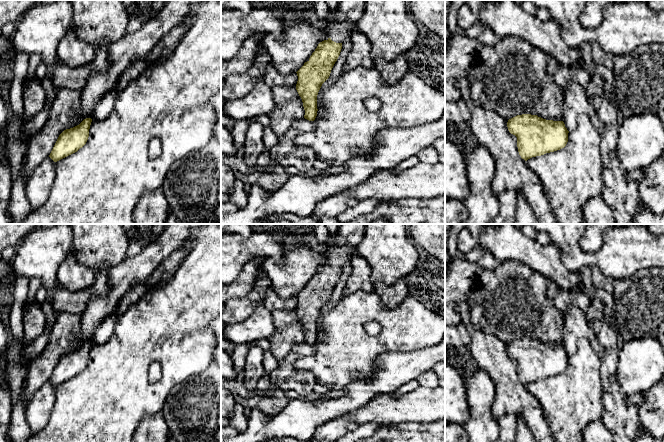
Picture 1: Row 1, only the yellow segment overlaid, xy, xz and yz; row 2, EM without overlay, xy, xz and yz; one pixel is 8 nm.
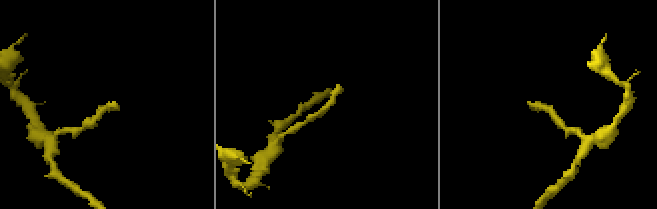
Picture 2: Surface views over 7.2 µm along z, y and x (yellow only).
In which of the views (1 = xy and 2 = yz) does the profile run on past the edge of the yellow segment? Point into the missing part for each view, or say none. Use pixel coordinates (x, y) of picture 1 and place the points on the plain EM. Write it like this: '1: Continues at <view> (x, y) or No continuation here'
1: No continuation here
2: No continuation here

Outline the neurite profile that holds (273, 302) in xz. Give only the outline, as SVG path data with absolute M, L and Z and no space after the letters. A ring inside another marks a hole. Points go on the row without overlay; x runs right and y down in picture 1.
M272 290L269 291L265 299L263 300L264 306L271 311L294 311L297 308L298 300L296 296L284 299L278 296Z

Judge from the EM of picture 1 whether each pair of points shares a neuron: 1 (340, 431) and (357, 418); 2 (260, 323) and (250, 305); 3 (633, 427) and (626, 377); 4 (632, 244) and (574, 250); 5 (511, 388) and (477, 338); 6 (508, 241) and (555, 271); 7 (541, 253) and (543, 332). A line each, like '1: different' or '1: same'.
1: same
2: different
3: different
4: same
5: same
6: same
7: different

